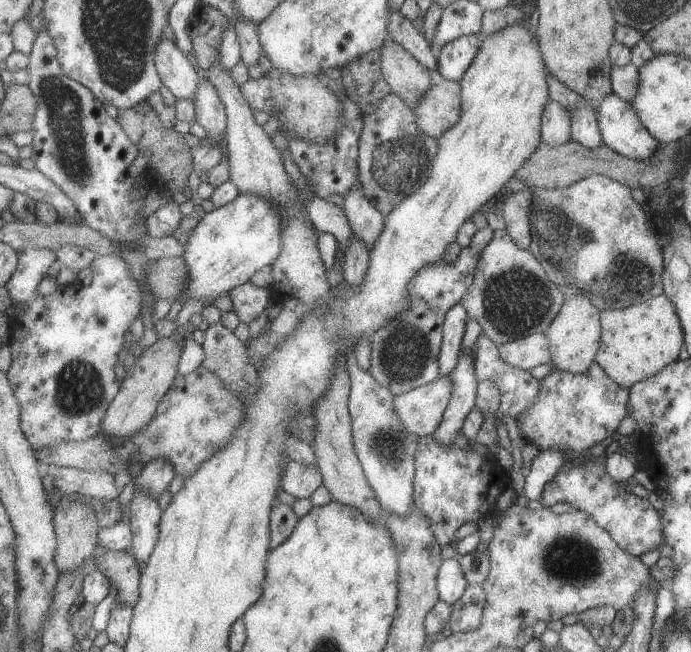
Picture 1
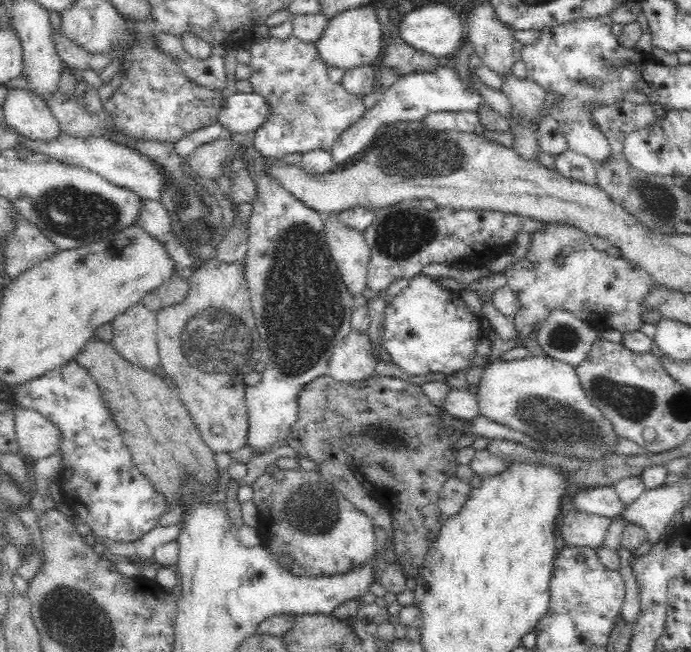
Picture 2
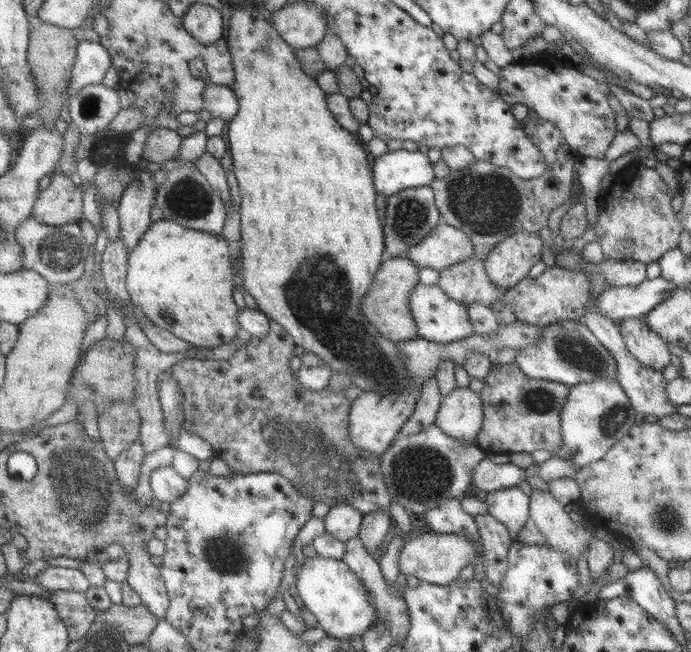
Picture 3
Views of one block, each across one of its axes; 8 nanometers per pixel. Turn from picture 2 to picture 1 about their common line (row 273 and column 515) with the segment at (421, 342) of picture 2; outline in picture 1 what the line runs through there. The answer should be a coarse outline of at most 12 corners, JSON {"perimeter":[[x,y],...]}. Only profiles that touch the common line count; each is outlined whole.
{"perimeter":[[593,361],[539,380],[515,422],[568,465],[628,415],[628,389]]}

